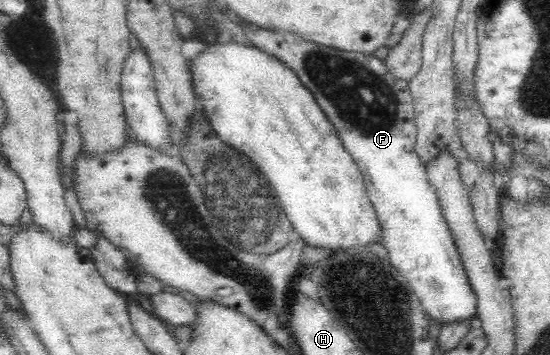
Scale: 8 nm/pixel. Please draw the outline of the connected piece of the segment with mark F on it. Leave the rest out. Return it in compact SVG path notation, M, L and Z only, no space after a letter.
M256 26L250 28L248 36L252 42L256 42L254 44L256 47L270 54L278 54L278 58L282 58L284 62L290 62L290 66L298 70L298 76L302 78L302 82L306 82L306 86L314 90L318 103L337 128L346 151L353 156L354 163L362 173L367 195L380 223L380 231L382 231L380 243L388 250L389 262L410 283L426 316L444 326L461 322L461 324L470 324L471 328L472 322L478 319L476 312L478 297L468 280L458 247L442 214L437 194L427 179L427 166L414 153L417 129L414 100L409 90L409 82L390 74L382 60L374 54L367 55L329 46L318 46L314 42L306 42L296 34L270 32Z

